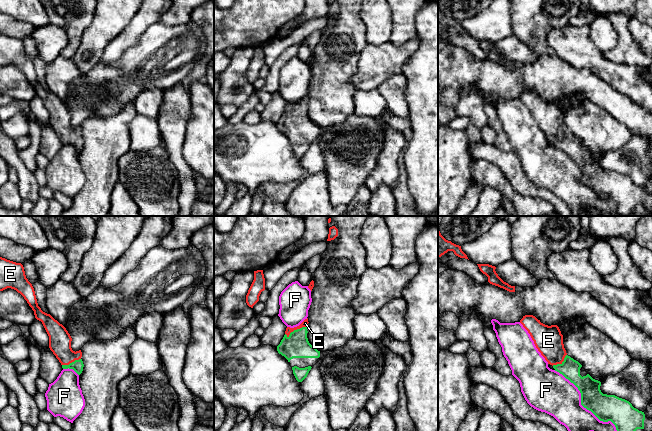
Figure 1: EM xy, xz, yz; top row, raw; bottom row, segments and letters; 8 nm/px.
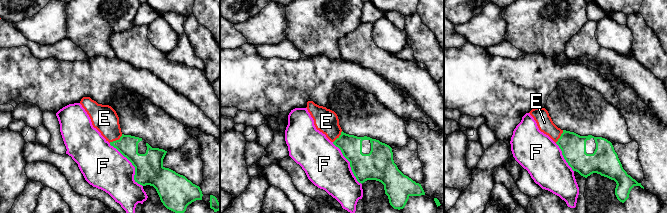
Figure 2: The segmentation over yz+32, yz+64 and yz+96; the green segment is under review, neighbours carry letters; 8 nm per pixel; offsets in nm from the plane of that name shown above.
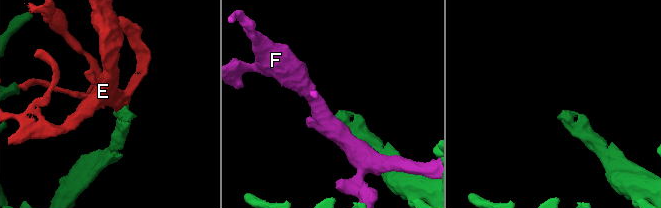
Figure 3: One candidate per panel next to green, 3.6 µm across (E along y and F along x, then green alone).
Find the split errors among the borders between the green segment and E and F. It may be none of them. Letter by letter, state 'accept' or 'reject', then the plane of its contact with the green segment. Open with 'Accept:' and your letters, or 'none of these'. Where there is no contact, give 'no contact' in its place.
Accept: E
E: accept; meets green in xz
F: reject; meets green in yz

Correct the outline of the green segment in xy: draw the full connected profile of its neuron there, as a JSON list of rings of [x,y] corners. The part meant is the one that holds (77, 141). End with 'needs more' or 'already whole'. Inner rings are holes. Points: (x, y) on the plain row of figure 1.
[[[0,33],[0,67],[7,64],[20,69],[34,87],[35,94],[42,98],[49,112],[49,124],[62,144],[73,145],[80,151],[84,143],[81,126],[72,126],[72,114],[66,104],[38,82],[34,64],[26,54],[23,41]]]; needs more

